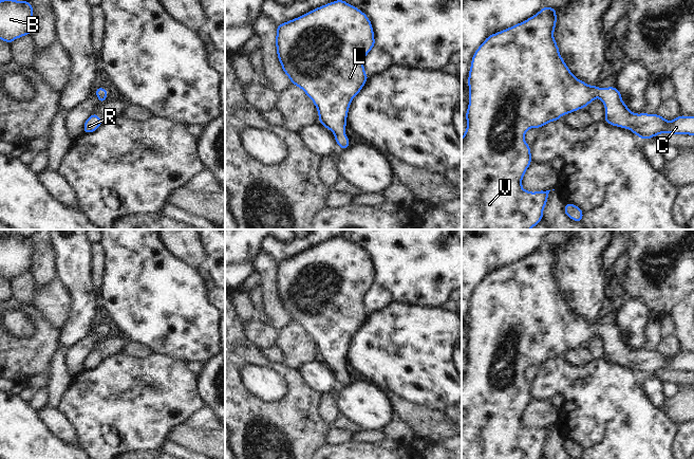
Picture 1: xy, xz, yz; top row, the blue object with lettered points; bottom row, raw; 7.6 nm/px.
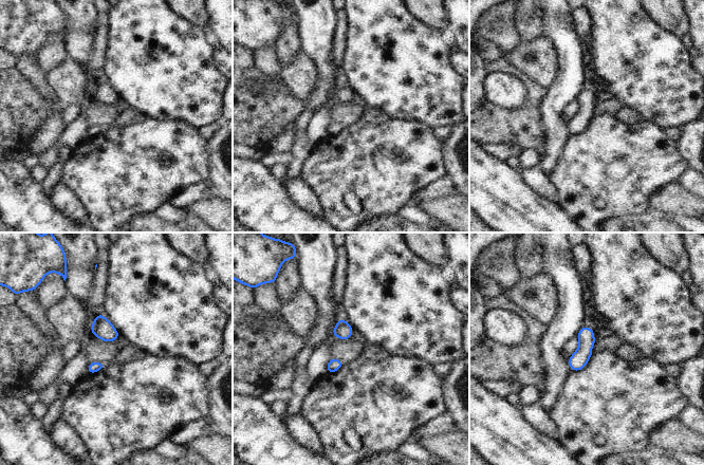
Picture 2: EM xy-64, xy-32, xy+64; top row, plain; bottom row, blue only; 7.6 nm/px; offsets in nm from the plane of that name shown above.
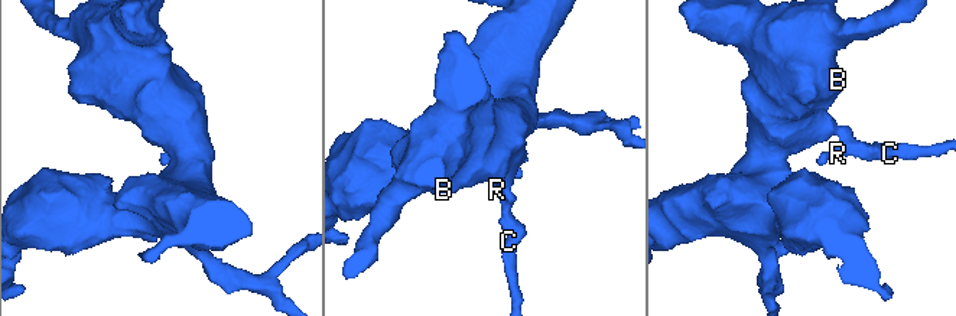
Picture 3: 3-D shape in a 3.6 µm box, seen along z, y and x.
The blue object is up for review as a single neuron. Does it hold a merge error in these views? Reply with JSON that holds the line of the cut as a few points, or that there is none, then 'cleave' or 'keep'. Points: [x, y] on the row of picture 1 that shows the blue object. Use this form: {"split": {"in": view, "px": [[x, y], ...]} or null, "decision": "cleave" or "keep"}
{"split": null, "decision": "keep"}

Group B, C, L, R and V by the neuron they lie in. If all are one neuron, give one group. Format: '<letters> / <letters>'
B C L R V

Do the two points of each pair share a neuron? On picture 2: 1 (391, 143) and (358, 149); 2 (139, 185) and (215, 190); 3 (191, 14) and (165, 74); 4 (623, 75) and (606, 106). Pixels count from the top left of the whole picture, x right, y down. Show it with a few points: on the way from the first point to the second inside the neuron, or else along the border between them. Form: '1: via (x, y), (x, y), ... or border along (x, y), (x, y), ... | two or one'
1: via (383, 144), (377, 145), (373, 149), (367, 149) | one
2: border along (208, 152), (207, 178) | two
3: border along (171, 11), (201, 29) | two
4: border along (612, 97), (616, 98), (624, 106) | two

